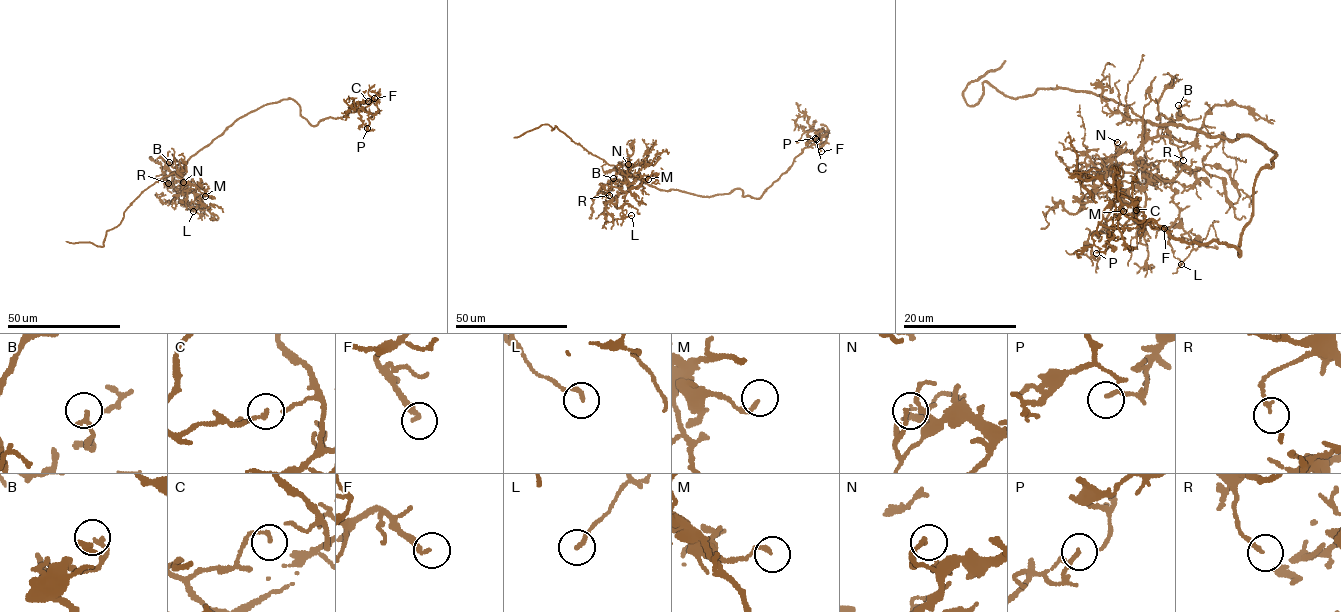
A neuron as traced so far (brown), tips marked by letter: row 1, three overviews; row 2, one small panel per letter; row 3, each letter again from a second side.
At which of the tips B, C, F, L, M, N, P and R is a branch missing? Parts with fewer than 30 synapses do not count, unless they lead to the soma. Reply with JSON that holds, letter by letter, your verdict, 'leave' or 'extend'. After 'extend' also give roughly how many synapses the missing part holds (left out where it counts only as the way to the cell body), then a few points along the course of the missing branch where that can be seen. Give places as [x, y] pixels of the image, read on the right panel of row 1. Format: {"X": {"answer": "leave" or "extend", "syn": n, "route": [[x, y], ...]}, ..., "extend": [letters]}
{"B": {"answer": "leave"}, "C": {"answer": "leave"}, "F": {"answer": "extend", "syn": 200, "route": [[1164, 228], [1165, 204], [1159, 187], [1166, 178], [1183, 185], [1175, 204], [1176, 230], [1172, 224]]}, "L": {"answer": "leave"}, "M": {"answer": "leave"}, "N": {"answer": "leave"}, "P": {"answer": "leave"}, "R": {"answer": "leave"}, "extend": ["F"]}

